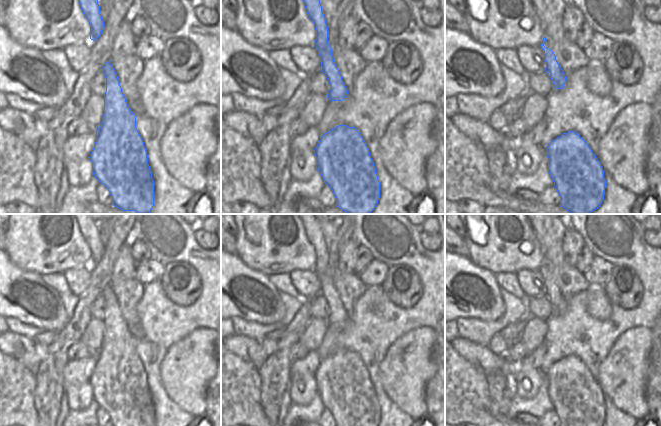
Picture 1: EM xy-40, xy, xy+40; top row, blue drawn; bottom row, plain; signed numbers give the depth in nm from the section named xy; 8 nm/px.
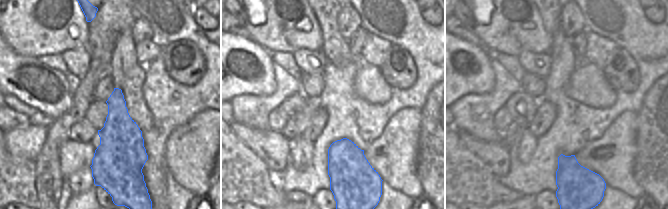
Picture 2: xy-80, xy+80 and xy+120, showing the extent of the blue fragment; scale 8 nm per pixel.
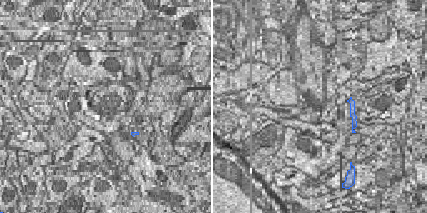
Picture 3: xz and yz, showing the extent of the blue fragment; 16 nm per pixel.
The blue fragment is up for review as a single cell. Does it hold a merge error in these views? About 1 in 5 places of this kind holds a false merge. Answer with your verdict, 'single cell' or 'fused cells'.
single cell

